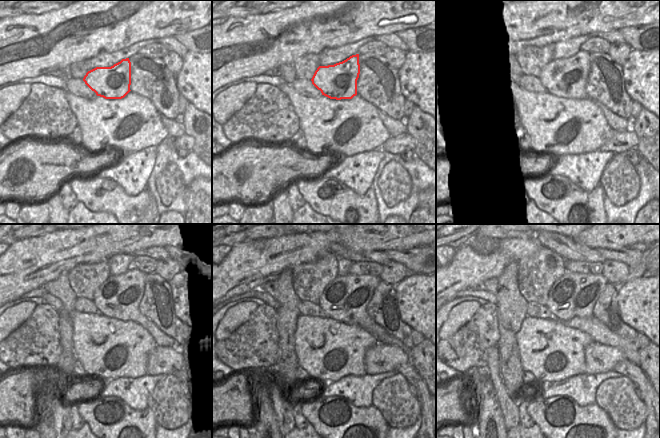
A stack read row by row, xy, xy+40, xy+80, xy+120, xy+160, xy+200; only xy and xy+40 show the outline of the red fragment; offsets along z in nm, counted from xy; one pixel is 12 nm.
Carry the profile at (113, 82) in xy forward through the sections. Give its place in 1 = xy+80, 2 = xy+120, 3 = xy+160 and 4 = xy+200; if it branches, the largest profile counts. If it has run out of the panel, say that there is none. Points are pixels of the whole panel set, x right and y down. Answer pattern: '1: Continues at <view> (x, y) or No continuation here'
1: Continues at xy+80 (566, 78)
2: Continues at xy+120 (119, 296)
3: Continues at xy+160 (345, 299)
4: Continues at xy+200 (573, 295).

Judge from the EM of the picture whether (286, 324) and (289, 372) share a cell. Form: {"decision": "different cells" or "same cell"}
{"decision": "same cell"}

